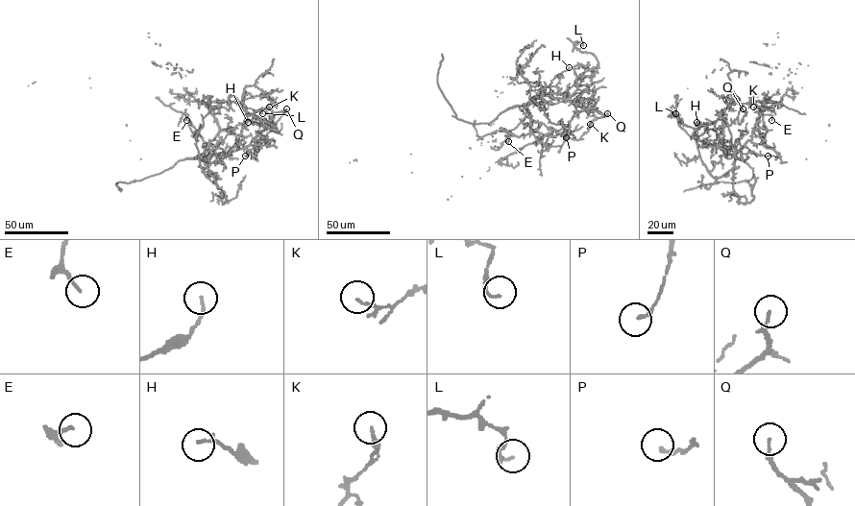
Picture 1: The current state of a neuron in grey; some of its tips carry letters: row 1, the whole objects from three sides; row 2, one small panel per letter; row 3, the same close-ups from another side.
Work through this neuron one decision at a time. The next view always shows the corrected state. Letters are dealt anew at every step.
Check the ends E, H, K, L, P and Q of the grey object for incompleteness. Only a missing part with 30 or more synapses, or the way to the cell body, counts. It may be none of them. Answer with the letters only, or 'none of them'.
none of them

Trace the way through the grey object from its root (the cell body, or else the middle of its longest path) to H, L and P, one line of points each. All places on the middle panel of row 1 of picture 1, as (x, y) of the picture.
H: (541, 123), (531, 118), (526, 107), (569, 67)
L: (541, 123), (526, 107), (541, 96), (563, 93), (598, 65), (594, 56), (579, 51), (574, 42), (583, 45)
P: (541, 123), (531, 118), (526, 108), (535, 99), (549, 95), (574, 104), (575, 109), (566, 137)

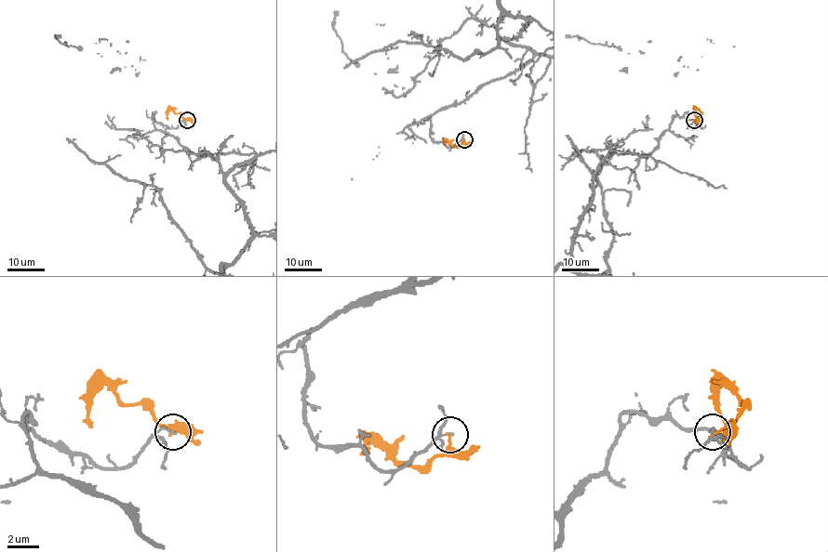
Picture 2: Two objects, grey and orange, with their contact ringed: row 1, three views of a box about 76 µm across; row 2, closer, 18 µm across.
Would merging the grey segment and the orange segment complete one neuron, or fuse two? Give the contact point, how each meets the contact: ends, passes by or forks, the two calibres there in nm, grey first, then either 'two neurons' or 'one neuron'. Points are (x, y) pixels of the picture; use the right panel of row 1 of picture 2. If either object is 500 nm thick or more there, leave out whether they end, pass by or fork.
place (694, 120); grey ends; orange ends; calibres 130 and 200 nm; two neurons

